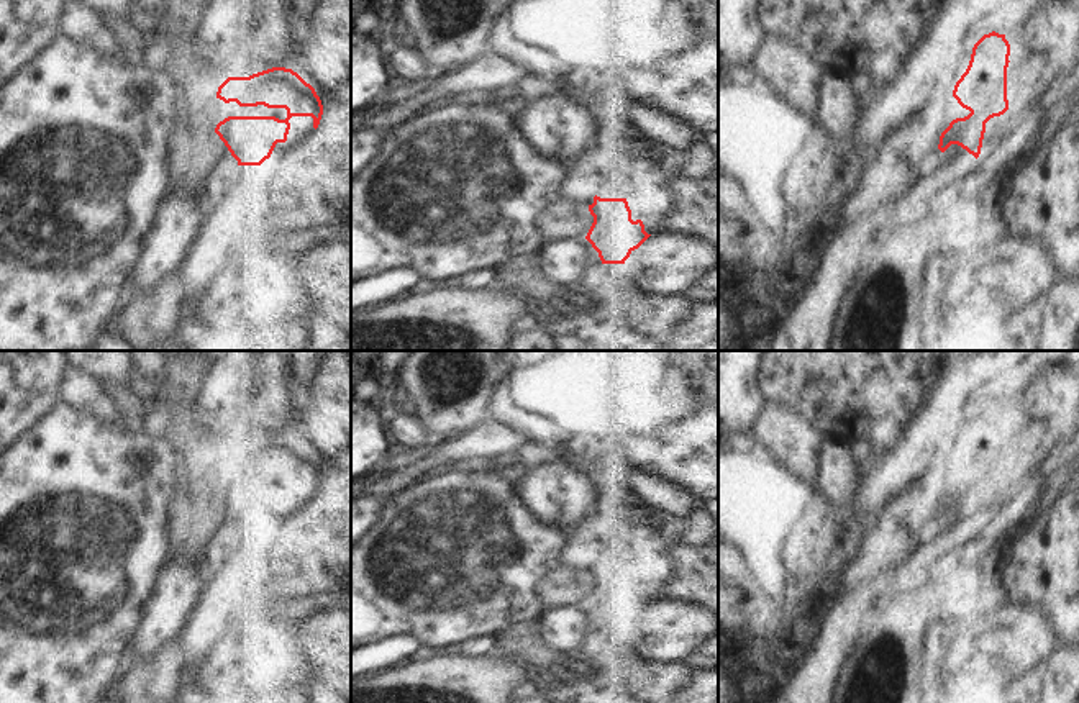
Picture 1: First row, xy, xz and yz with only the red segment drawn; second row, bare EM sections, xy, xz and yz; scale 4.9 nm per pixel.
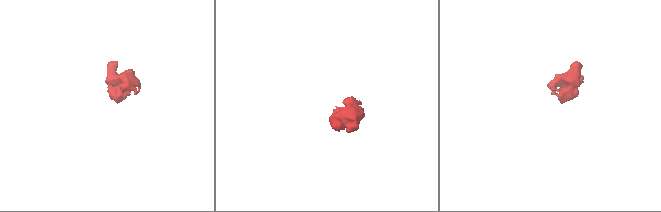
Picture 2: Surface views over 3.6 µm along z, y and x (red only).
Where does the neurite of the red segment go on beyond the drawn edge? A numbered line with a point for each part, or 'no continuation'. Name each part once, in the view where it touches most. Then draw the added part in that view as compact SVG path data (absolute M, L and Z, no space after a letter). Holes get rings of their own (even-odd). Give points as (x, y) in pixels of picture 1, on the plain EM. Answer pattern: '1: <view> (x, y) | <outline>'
no continuation

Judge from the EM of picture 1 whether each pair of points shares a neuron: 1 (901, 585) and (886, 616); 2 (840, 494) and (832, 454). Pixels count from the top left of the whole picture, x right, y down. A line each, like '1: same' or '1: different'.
1: same
2: same

